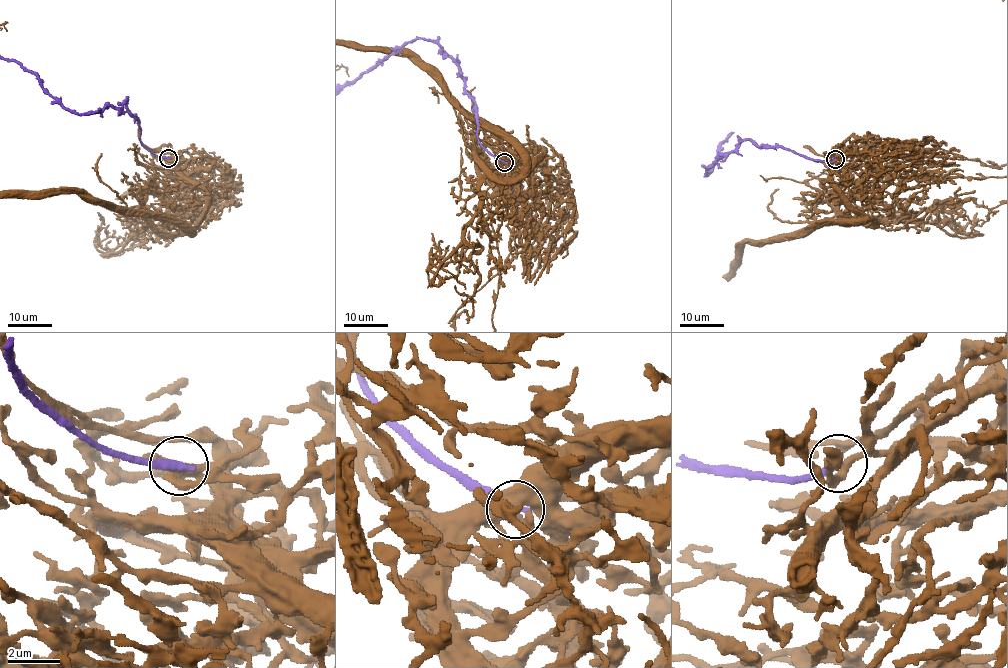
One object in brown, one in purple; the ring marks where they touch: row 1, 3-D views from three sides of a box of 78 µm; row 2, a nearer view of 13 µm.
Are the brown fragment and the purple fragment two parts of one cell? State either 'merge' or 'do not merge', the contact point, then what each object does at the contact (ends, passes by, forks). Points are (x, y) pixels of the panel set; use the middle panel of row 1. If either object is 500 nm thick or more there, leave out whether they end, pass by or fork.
do not merge; place (504, 162); brown passes by; purple ends

